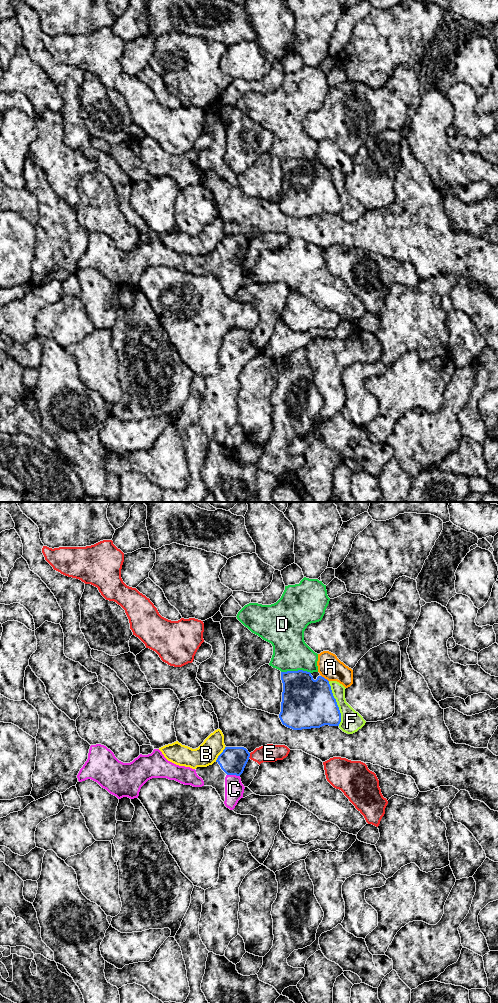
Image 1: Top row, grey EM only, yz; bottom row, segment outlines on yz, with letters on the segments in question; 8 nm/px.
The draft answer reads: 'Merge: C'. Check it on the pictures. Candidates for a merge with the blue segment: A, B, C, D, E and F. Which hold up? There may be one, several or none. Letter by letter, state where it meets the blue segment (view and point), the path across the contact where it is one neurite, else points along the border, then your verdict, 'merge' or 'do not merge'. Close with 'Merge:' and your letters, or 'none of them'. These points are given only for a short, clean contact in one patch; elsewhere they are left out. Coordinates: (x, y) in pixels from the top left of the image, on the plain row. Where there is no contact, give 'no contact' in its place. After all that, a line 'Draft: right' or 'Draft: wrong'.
A: yz (324, 166) | do not merge
B: yz (220, 242) | do not merge
C: yz (233, 262) | across yz (232, 248), (233, 262), (234, 277) | merge
D: yz (296, 159) | do not merge
E: yz (249, 243) | do not merge
F: yz (336, 191) | do not merge
Merge: C
Draft: right

